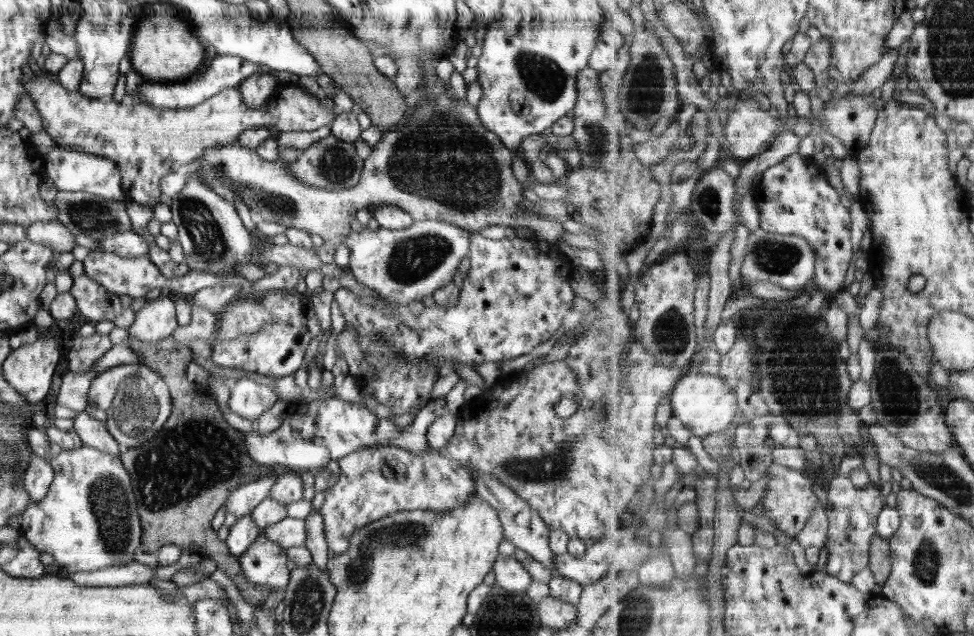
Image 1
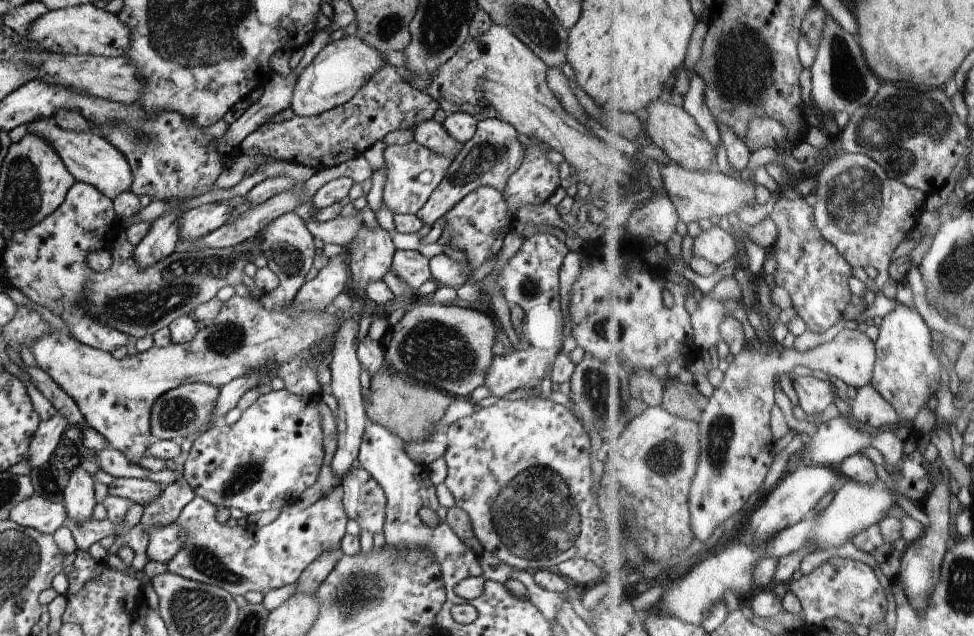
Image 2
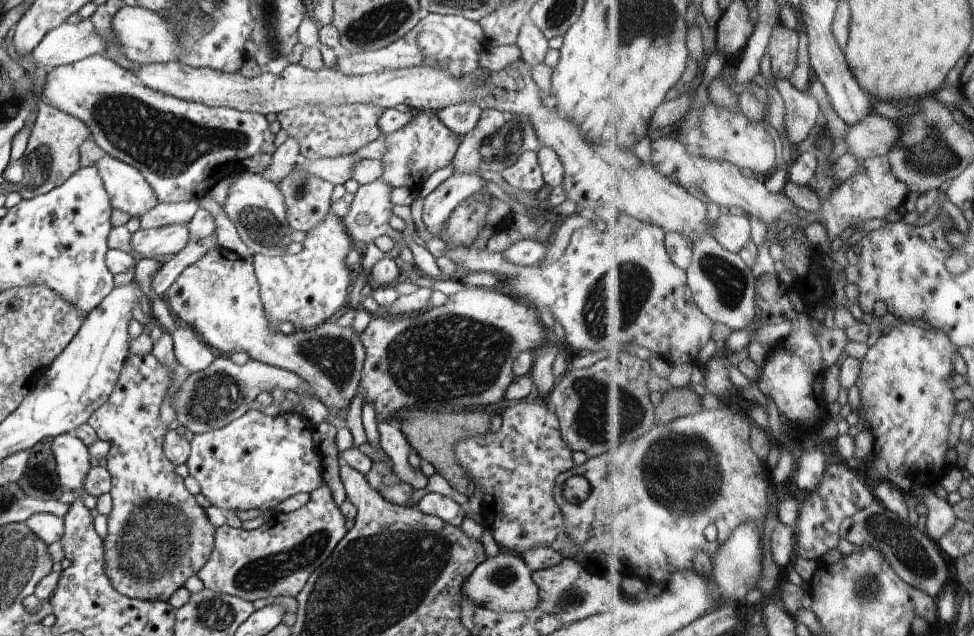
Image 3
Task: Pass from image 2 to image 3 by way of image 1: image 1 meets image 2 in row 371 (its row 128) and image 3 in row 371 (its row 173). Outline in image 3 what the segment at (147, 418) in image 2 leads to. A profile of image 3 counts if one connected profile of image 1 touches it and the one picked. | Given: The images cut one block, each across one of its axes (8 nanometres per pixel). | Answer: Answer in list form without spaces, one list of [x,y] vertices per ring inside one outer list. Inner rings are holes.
[[[151,352],[130,353],[124,360],[112,395],[90,416],[87,423],[94,428],[100,441],[110,443],[105,468],[111,477],[109,494],[113,508],[106,518],[109,532],[103,540],[105,572],[112,587],[130,599],[168,601],[188,578],[202,569],[210,559],[215,544],[217,528],[210,523],[206,510],[188,492],[184,480],[163,452],[164,436],[170,427],[161,422],[159,411],[172,382],[169,367],[161,364]]]

